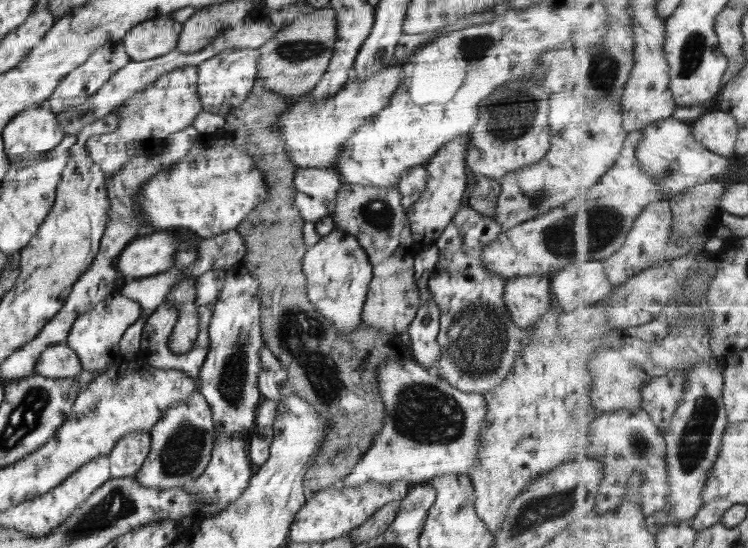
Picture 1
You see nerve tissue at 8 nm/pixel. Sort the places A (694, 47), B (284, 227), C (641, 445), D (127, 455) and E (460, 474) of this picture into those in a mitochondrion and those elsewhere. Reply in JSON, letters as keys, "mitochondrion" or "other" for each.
{"A":"mitochondrion","B":"other","C":"mitochondrion","D":"other","E":"other"}

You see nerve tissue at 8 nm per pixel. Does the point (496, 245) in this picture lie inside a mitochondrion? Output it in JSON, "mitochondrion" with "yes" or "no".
{"mitochondrion":"no"}

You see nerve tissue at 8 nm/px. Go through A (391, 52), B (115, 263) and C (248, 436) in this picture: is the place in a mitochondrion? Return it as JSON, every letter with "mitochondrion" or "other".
{"A":"other","B":"other","C":"other"}

